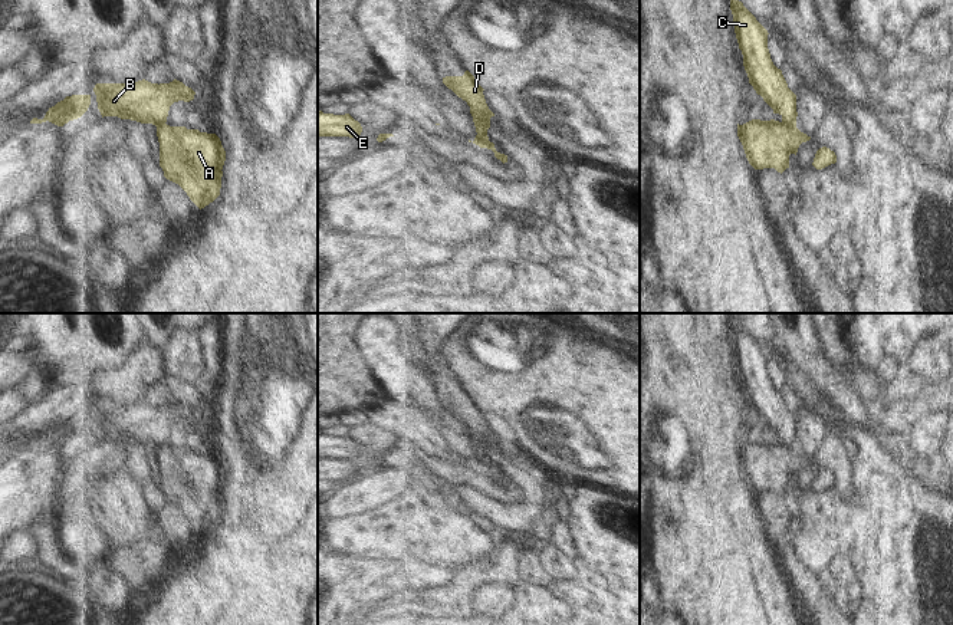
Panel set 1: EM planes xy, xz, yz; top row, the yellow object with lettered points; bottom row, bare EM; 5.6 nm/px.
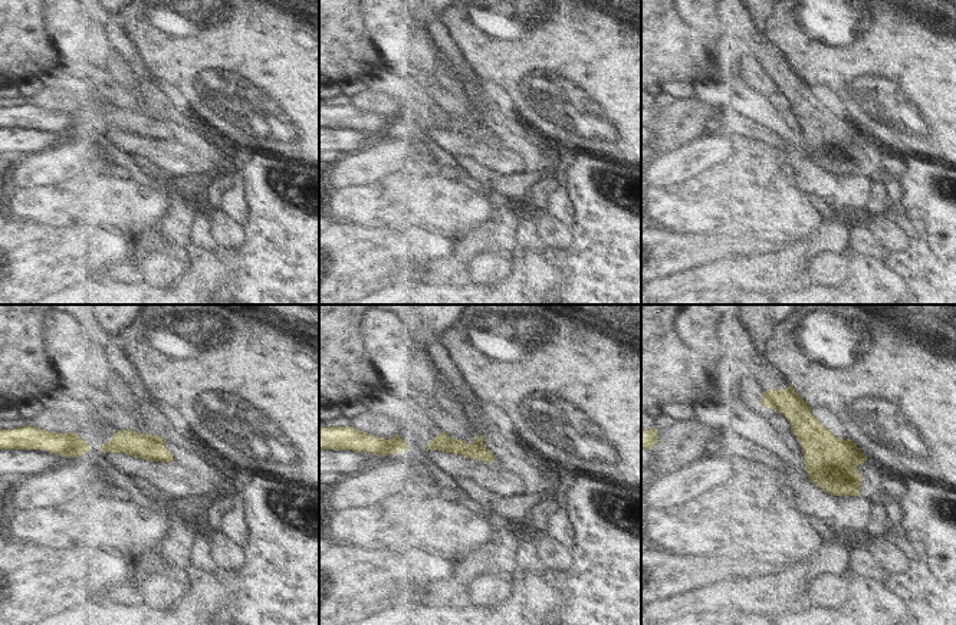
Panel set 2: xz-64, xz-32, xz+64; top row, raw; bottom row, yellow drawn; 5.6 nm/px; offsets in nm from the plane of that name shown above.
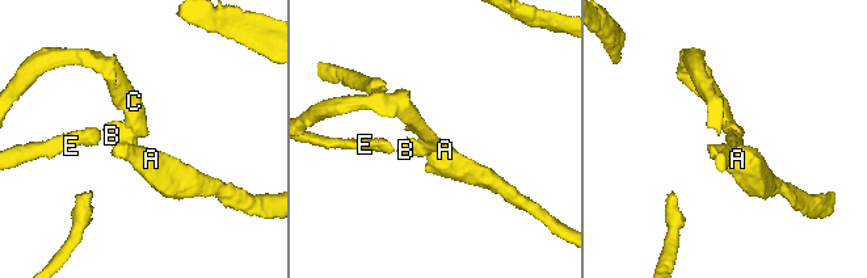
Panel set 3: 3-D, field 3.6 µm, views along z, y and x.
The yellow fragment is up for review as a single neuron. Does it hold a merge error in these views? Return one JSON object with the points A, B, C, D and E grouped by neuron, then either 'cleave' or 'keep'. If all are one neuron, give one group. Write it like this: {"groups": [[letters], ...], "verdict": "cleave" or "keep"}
{"groups": [["A", "D"], ["B", "C", "E"]], "verdict": "cleave"}

